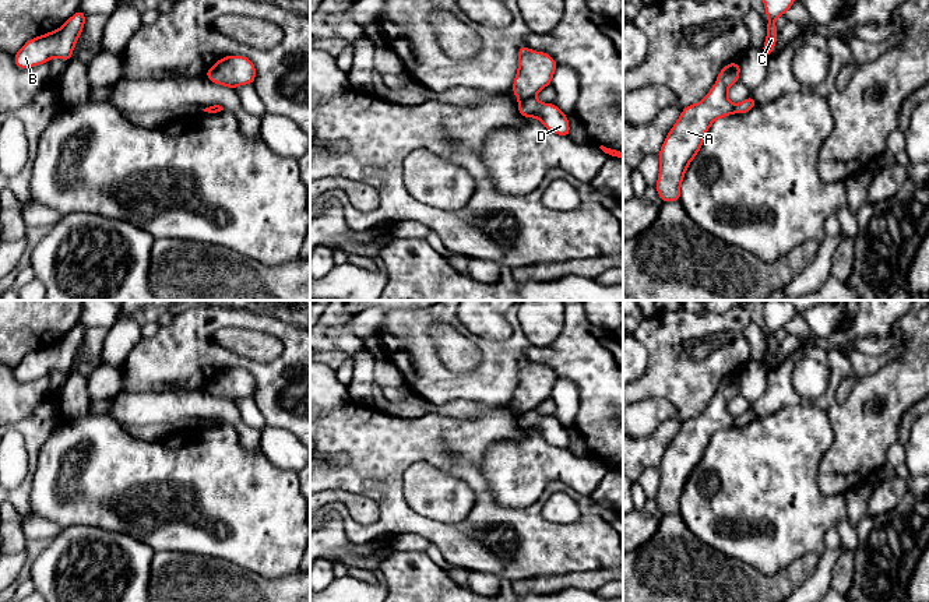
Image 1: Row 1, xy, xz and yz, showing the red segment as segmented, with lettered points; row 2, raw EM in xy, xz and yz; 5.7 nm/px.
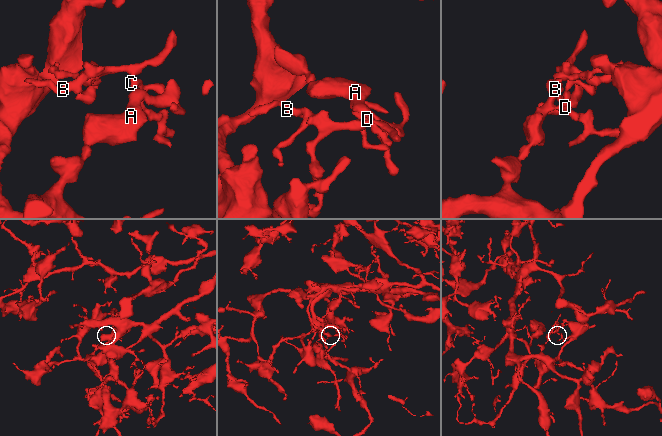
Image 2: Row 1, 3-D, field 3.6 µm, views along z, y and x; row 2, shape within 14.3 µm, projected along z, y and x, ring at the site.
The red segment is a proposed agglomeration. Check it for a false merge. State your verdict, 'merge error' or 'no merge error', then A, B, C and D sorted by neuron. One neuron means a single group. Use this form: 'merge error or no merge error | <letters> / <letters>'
merge error | A / B C D

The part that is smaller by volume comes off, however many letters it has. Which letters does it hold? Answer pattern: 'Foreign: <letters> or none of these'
Foreign: B, C, D

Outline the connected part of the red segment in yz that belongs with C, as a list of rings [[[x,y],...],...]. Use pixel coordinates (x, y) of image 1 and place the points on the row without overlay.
[[[766,300],[763,316],[766,327],[768,330],[768,335],[767,351],[761,362],[770,372],[778,349],[778,342],[775,341],[774,335],[780,328],[784,328],[792,317],[796,316],[796,311],[788,300]]]

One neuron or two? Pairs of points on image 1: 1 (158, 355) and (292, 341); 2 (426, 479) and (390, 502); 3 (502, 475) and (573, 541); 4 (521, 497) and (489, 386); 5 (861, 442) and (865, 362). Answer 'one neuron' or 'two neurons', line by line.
1: one neuron
2: two neurons
3: two neurons
4: two neurons
5: two neurons

